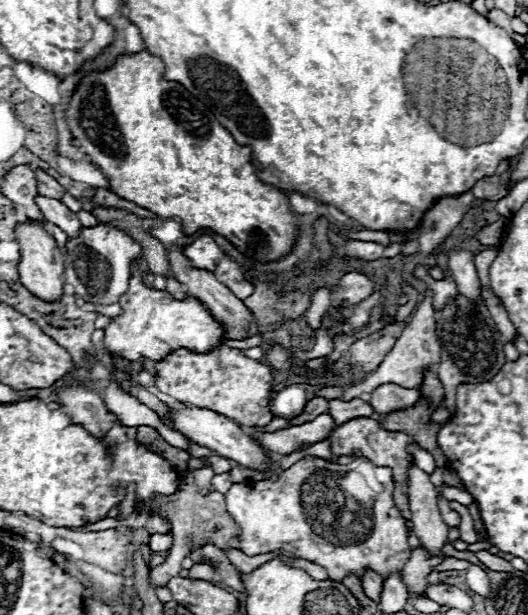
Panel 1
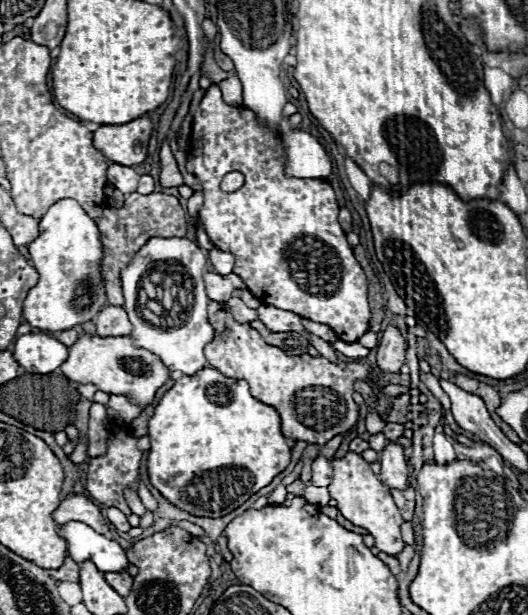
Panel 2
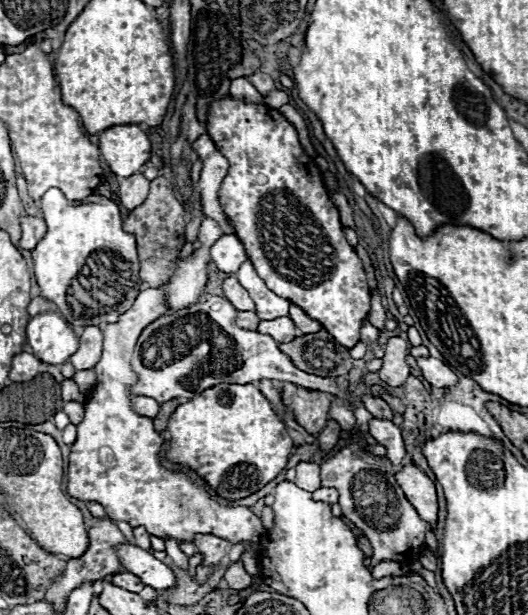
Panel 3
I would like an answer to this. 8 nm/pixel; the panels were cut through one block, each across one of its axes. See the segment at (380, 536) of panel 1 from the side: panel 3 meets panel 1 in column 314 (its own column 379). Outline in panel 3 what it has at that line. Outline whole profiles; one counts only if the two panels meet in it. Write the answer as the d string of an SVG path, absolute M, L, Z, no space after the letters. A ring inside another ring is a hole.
M360 438L346 448L328 456L322 462L322 486L336 488L340 492L342 514L370 540L374 556L370 568L384 560L412 562L426 548L426 532L432 530L406 500L394 478L392 462L386 456L374 456L366 452L366 442Z

